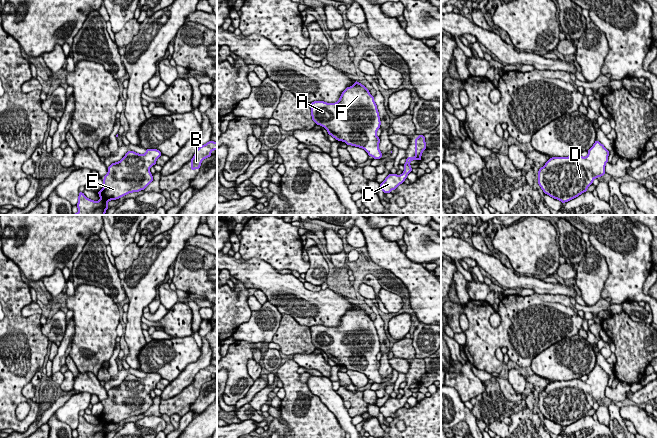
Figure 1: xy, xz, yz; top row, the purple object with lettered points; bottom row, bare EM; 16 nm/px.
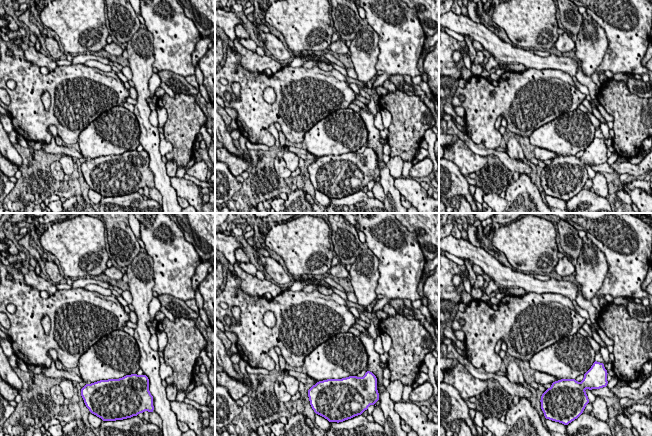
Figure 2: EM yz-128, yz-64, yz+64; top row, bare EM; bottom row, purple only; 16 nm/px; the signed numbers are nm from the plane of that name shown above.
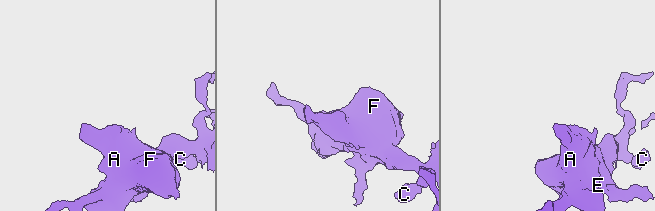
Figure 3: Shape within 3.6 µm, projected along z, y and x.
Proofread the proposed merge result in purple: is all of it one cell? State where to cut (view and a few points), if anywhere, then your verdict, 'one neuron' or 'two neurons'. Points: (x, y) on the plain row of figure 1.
no cut; one neuron

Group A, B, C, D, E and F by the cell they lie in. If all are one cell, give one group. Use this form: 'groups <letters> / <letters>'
groups A B C D E F

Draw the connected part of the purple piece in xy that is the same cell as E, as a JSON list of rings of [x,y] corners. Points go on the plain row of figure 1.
[[[146,373],[144,379],[129,374],[119,386],[108,390],[103,412],[97,416],[99,425],[91,424],[79,416],[76,438],[105,438],[110,424],[144,414],[153,405],[150,392],[161,379],[157,373]]]

